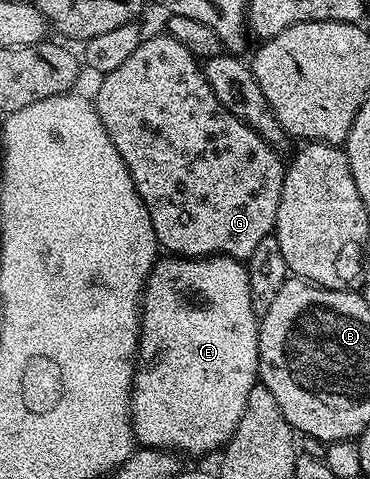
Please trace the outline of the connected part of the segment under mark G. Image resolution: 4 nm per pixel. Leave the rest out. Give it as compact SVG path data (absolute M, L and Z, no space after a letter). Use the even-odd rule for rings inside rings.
M160 33L160 35L153 36L152 39L144 38L137 45L137 49L133 49L133 54L118 69L113 69L98 81L100 82L99 88L96 89L95 95L93 94L95 112L97 117L101 117L101 125L105 125L105 133L109 133L109 141L113 141L117 153L121 153L121 161L125 161L125 165L133 177L133 185L149 213L149 221L153 221L156 244L162 250L163 247L167 250L164 252L175 257L202 259L209 255L228 255L234 259L246 261L249 253L253 253L254 247L266 235L272 234L275 229L277 205L281 201L281 185L285 170L284 160L279 160L278 153L280 152L263 140L249 124L239 120L221 105L203 74L200 60L196 59L193 53L189 53L189 49L185 49L185 45L181 45L181 41L173 41L173 37L169 34Z

